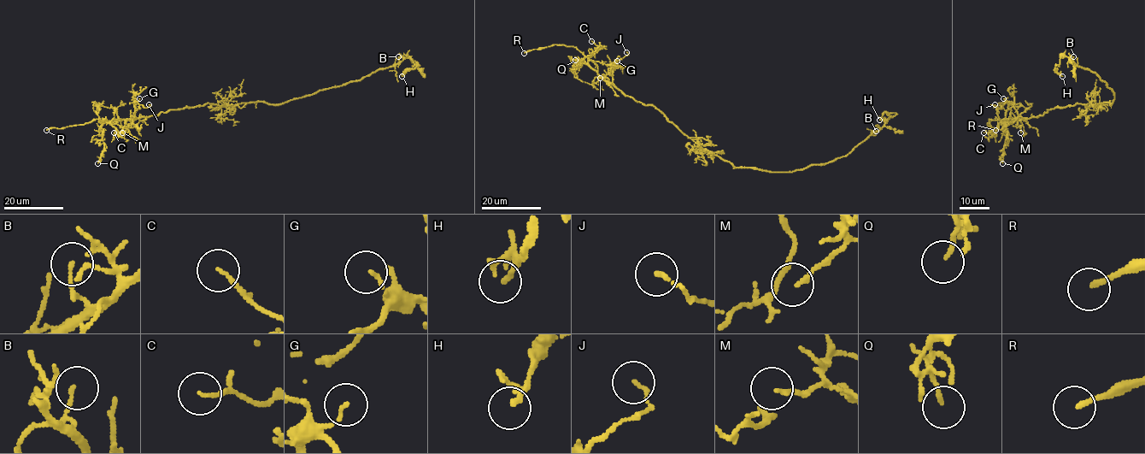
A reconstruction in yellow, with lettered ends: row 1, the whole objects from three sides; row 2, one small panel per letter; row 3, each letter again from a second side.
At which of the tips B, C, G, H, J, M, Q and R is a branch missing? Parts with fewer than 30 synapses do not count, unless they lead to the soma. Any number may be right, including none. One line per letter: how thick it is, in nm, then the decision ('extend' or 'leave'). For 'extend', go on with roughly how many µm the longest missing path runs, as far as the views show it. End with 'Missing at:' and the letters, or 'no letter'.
B: 110 nm thick; leave
C: 100 nm thick; leave
G: 110 nm thick; leave
H: 180 nm thick; leave
J: 130 nm thick; leave
M: 90 nm thick; leave
Q: 130 nm thick; leave
R: 160 nm thick; extend; about 25 µm are missing
Missing at: R

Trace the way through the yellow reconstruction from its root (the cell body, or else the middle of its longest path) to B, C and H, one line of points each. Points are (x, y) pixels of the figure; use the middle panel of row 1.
B: (716, 156), (730, 161), (736, 167), (794, 172), (847, 156), (876, 131)
C: (716, 156), (684, 135), (656, 108), (637, 102), (606, 82), (588, 63), (587, 57), (599, 47), (591, 41)
H: (716, 156), (730, 161), (736, 167), (794, 172), (847, 156), (895, 113), (884, 112), (879, 120)

